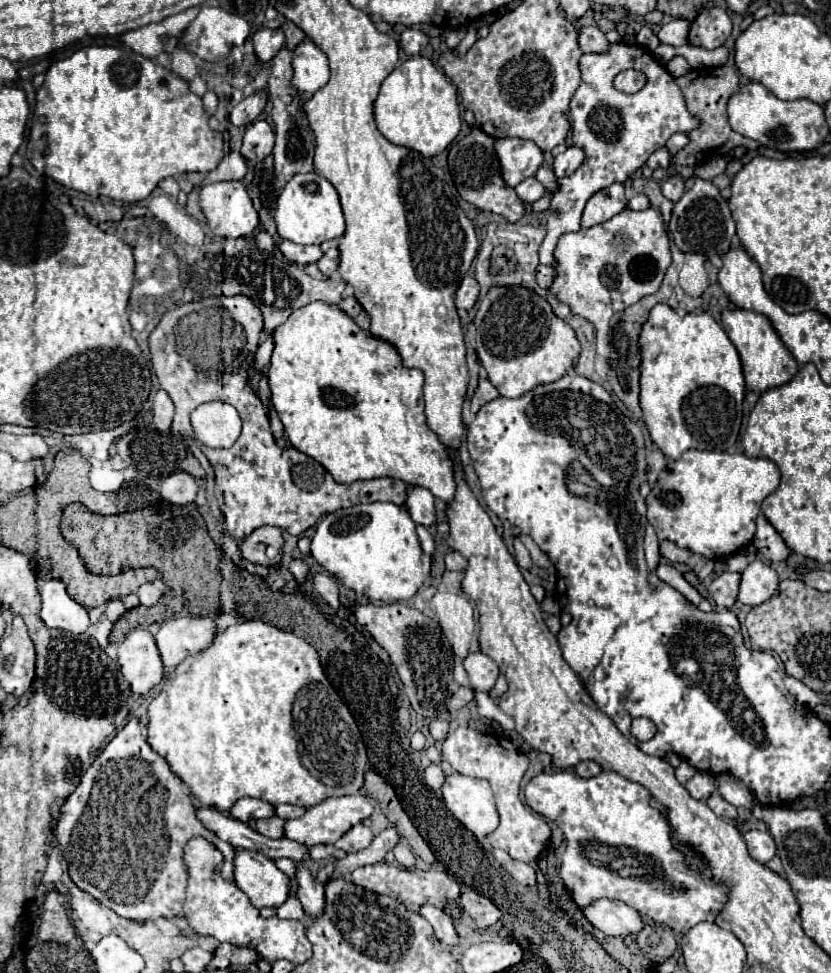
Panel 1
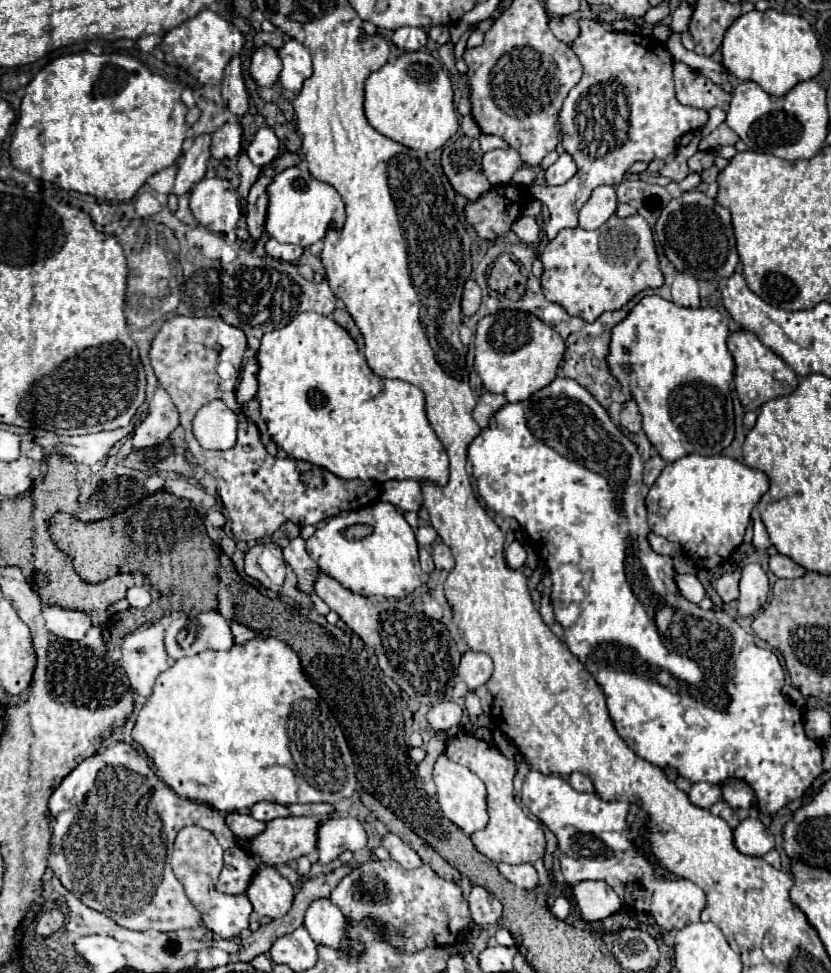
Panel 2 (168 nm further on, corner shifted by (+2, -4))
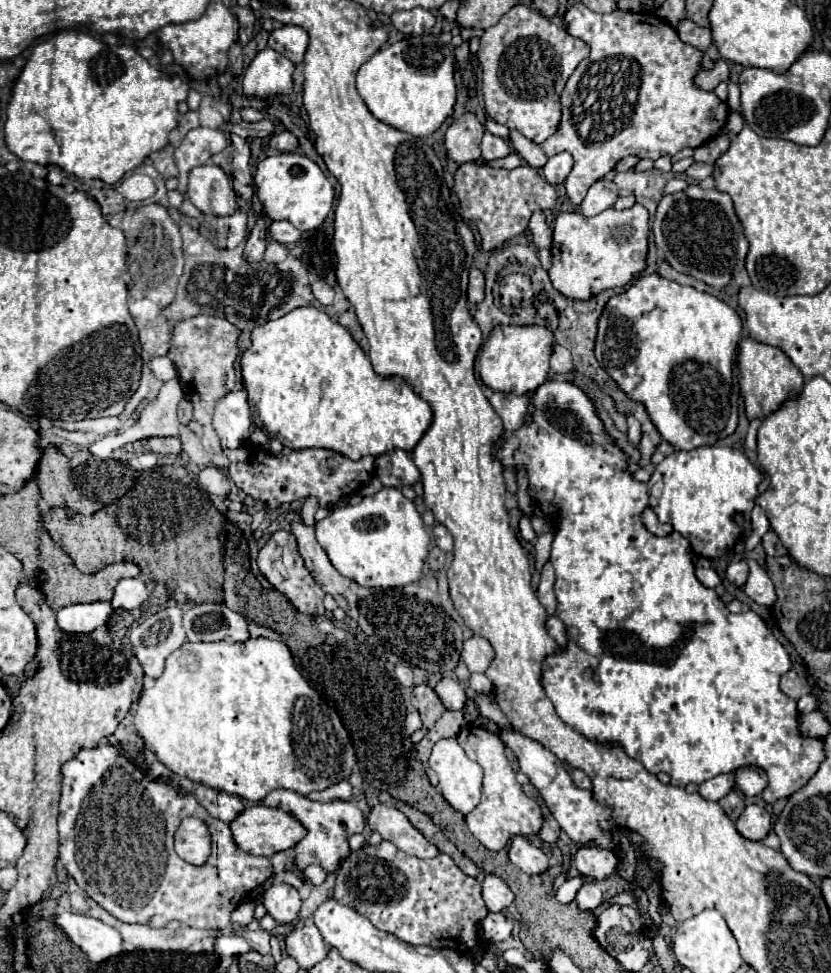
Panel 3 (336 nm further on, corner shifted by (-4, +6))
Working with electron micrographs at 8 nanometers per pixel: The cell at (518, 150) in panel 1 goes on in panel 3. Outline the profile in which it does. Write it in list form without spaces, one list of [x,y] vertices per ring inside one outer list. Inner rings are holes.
[[[486,133],[482,137],[482,143],[480,143],[480,149],[482,149],[482,157],[486,161],[494,161],[494,159],[502,159],[510,153],[510,145],[506,139],[502,137],[496,137],[492,133]]]

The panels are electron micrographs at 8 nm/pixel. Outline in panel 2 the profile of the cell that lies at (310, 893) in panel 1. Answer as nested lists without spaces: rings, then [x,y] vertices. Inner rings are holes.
[[[318,899],[308,907],[304,927],[316,945],[332,947],[344,951],[346,955],[360,955],[364,951],[362,941],[348,939],[348,921],[344,919],[342,911],[330,903],[330,899]]]

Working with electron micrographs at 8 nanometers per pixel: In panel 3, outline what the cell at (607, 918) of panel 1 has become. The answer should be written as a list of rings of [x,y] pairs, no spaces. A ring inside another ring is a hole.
[[[580,847],[574,855],[574,865],[588,879],[608,879],[618,869],[618,857],[612,851],[598,847]]]

